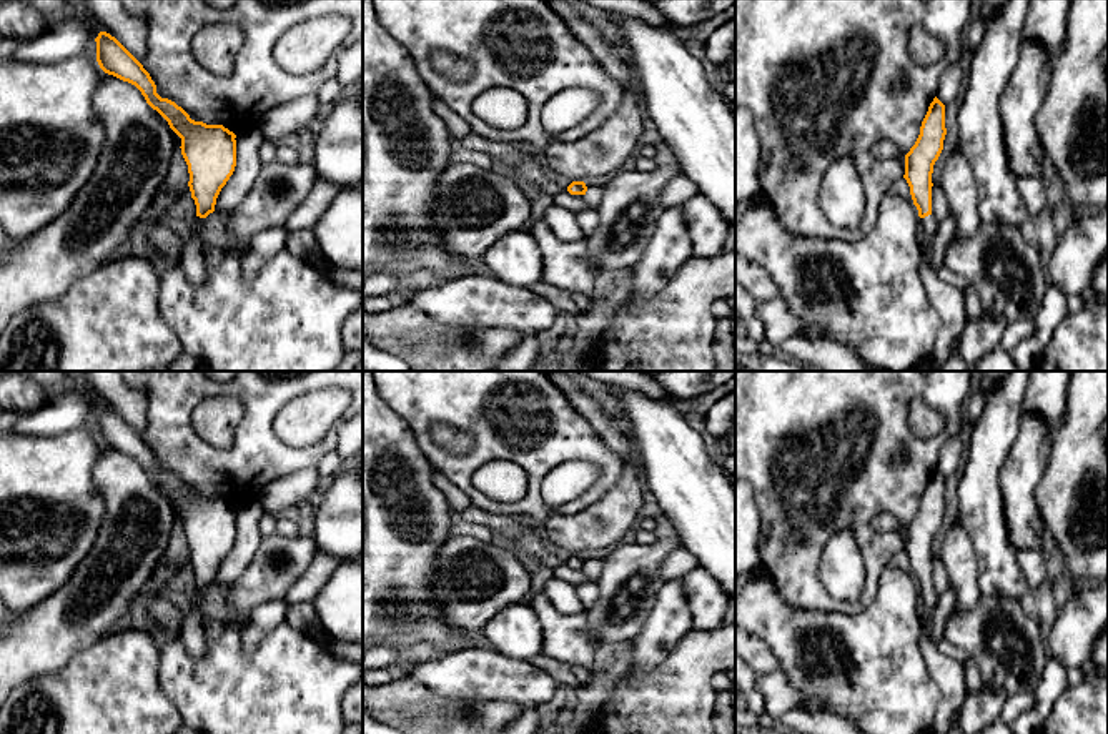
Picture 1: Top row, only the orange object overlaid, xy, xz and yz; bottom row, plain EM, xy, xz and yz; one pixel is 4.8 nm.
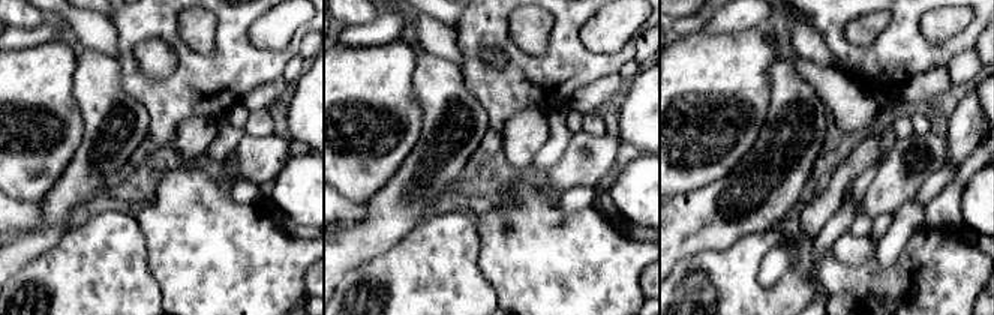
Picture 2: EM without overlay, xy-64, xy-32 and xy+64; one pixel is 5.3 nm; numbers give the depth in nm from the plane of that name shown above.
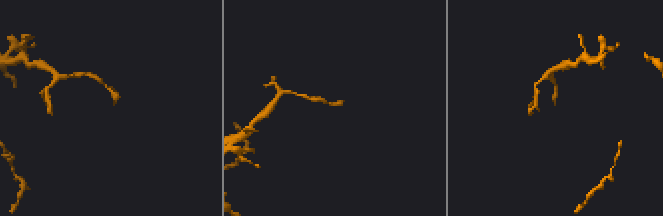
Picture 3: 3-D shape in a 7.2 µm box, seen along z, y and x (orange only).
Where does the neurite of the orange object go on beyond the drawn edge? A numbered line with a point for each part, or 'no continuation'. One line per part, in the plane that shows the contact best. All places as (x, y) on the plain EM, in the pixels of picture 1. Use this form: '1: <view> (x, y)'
1: yz (929, 596)

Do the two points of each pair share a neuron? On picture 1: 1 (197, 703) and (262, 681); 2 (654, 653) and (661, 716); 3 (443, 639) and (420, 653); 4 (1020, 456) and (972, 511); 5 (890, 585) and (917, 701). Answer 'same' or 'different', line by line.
1: same
2: different
3: different
4: different
5: same

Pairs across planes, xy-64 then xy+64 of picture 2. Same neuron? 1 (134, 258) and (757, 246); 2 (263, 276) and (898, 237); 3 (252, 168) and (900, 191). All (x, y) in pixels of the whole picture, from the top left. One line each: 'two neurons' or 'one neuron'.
1: one neuron
2: two neurons
3: one neuron

